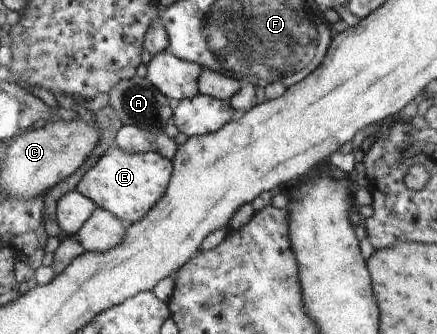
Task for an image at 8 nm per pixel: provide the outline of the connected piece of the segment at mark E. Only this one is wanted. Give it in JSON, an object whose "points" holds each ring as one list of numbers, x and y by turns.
{"points":[[113,146,84,174,76,190,89,197,97,208,112,212,126,226,131,226,157,204,169,184,172,172,172,160,158,152,135,154]]}

